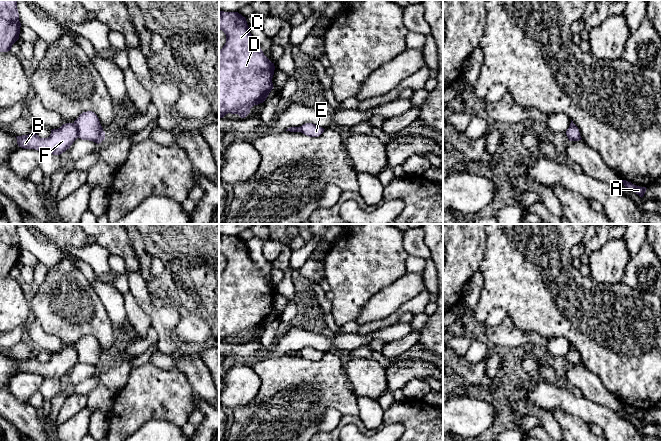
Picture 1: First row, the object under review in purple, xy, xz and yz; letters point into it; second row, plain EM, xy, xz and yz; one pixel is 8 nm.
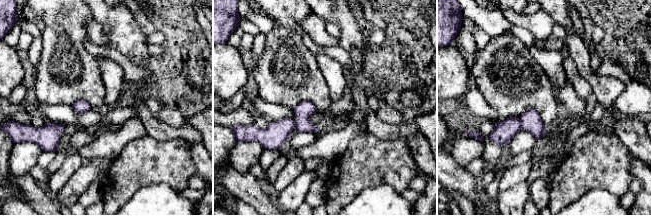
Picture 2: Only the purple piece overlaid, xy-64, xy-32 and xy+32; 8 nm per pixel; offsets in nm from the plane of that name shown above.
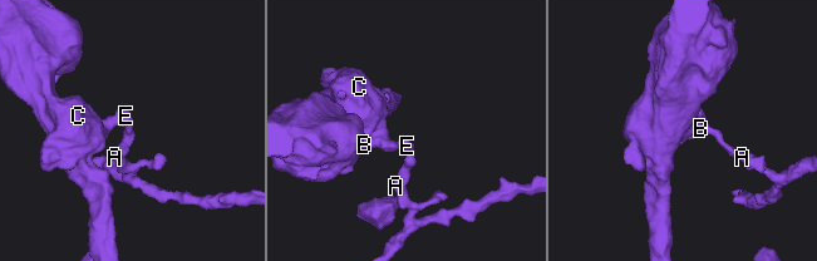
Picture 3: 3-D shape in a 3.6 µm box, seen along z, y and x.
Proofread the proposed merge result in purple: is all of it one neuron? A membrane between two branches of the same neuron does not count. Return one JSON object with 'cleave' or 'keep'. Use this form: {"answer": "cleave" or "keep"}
{"answer": "cleave"}

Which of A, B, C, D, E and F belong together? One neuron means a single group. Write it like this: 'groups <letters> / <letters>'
groups A E / B C D F

